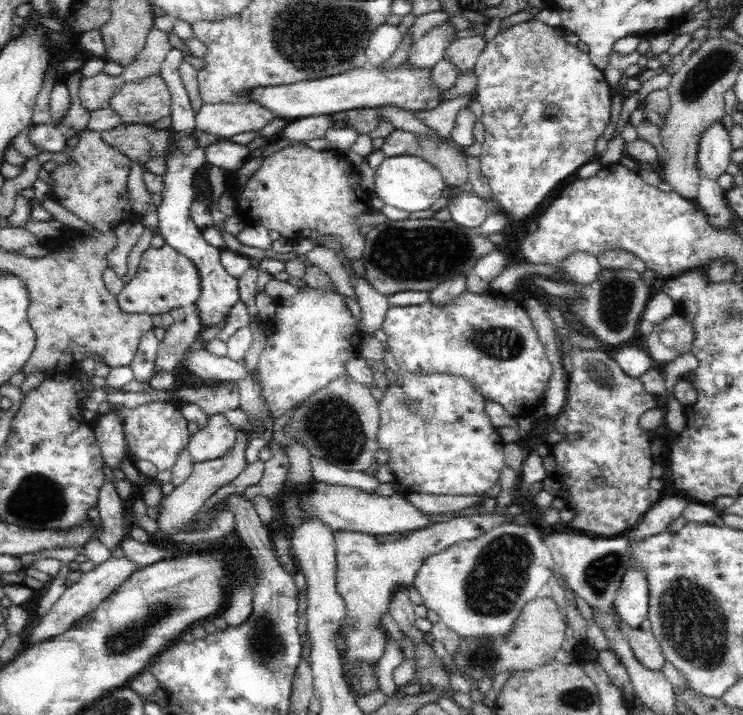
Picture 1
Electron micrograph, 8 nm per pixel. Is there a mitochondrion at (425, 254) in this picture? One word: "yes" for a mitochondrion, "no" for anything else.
yes

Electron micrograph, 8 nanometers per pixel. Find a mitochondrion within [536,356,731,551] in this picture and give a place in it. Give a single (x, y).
(603, 376)

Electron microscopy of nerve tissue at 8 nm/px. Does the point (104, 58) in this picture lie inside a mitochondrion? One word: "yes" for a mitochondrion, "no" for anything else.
no

